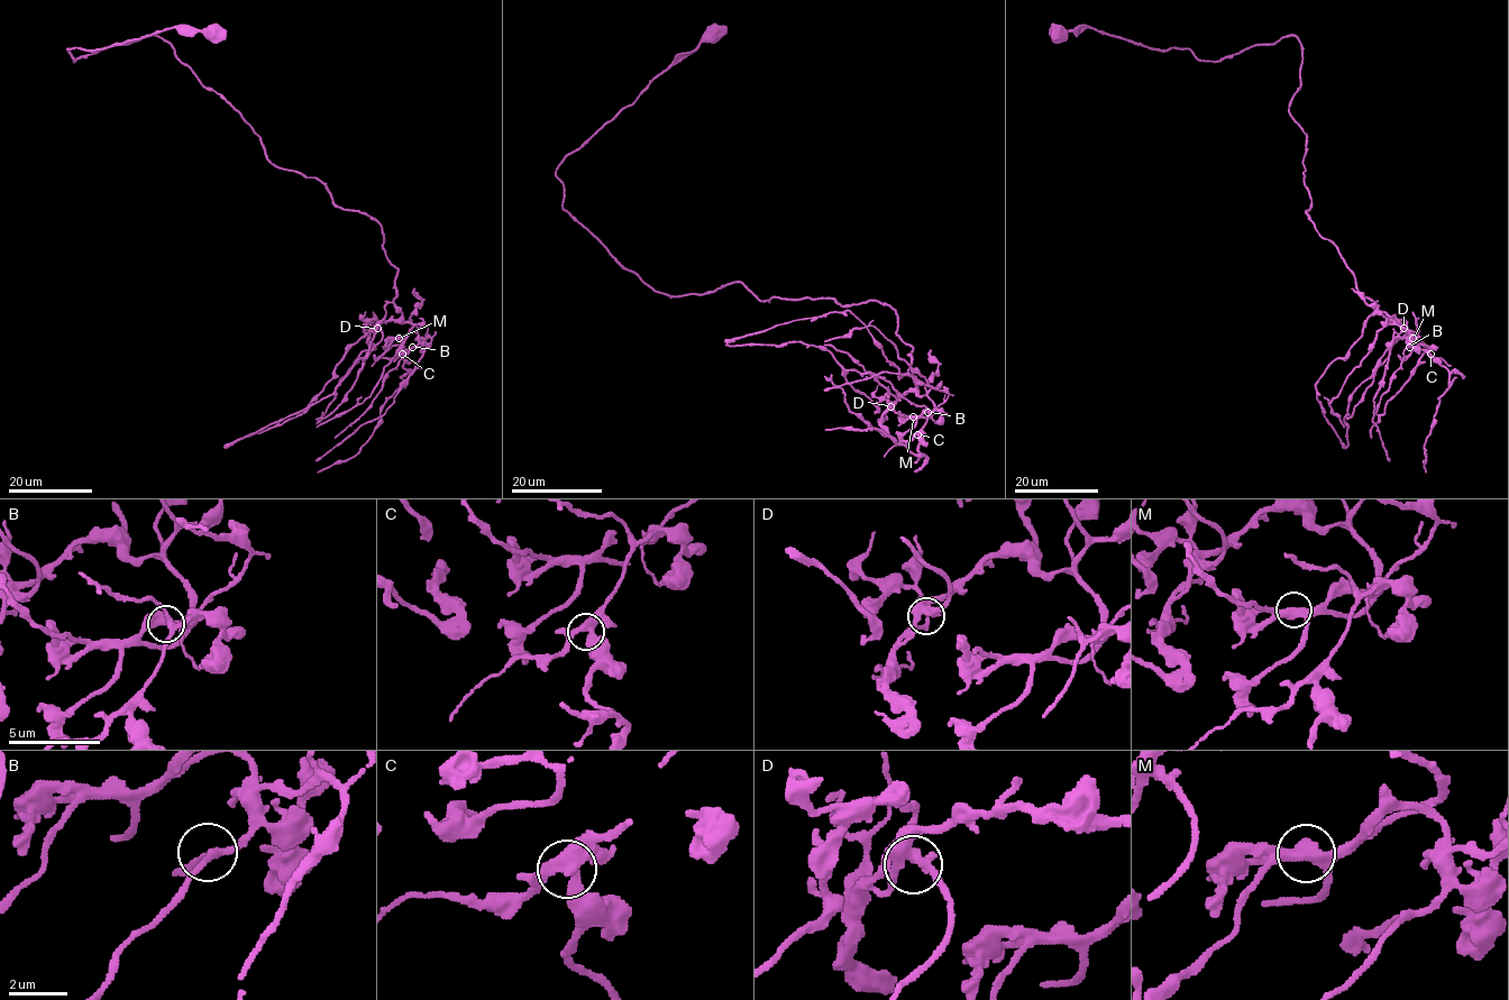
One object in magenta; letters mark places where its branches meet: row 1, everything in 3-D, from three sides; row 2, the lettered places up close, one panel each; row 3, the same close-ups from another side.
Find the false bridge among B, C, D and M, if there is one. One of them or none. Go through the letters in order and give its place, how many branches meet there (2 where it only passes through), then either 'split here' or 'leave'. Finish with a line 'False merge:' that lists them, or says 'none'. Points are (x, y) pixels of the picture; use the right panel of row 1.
B: place (1409, 347); branches 3; leave
C: place (1430, 354); branches 3; leave
D: place (1404, 328); branches 3; leave
M: place (1413, 338); branches 3; leave
False merge: none

